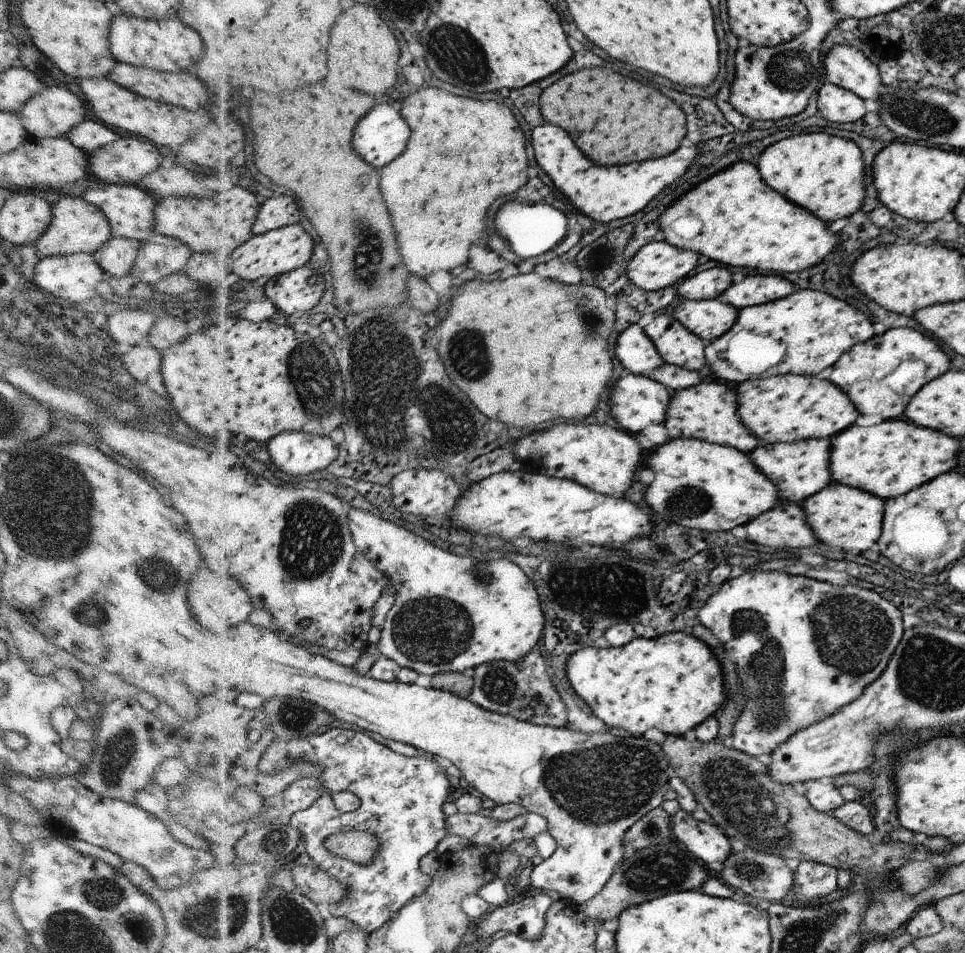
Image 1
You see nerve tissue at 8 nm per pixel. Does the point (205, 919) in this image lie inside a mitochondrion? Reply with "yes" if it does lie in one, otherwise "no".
yes

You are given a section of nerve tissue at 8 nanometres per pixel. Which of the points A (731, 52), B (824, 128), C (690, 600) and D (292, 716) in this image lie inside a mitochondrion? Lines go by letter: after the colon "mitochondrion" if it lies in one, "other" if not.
A: other
B: other
C: other
D: mitochondrion

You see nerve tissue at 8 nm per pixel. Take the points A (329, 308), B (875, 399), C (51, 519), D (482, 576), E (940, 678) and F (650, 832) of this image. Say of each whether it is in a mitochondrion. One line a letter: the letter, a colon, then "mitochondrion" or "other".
A: other
B: mitochondrion
C: mitochondrion
D: mitochondrion
E: mitochondrion
F: mitochondrion

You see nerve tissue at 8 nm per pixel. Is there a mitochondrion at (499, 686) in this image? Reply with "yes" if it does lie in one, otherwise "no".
yes

